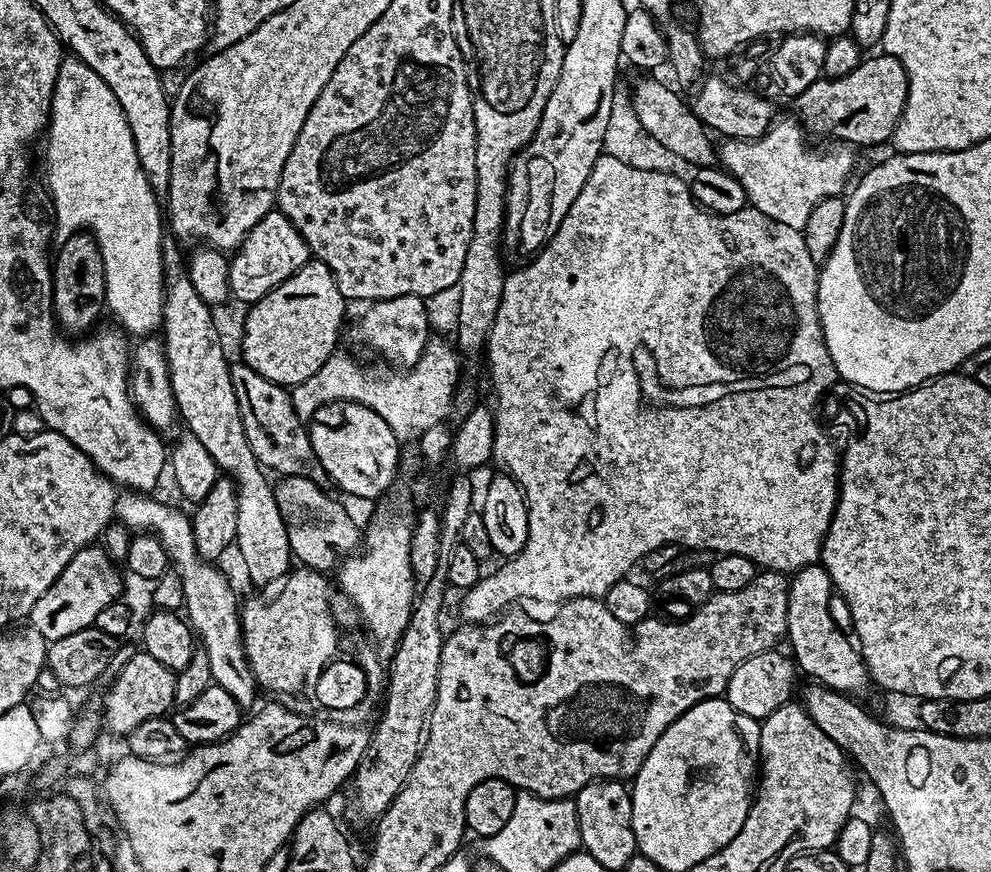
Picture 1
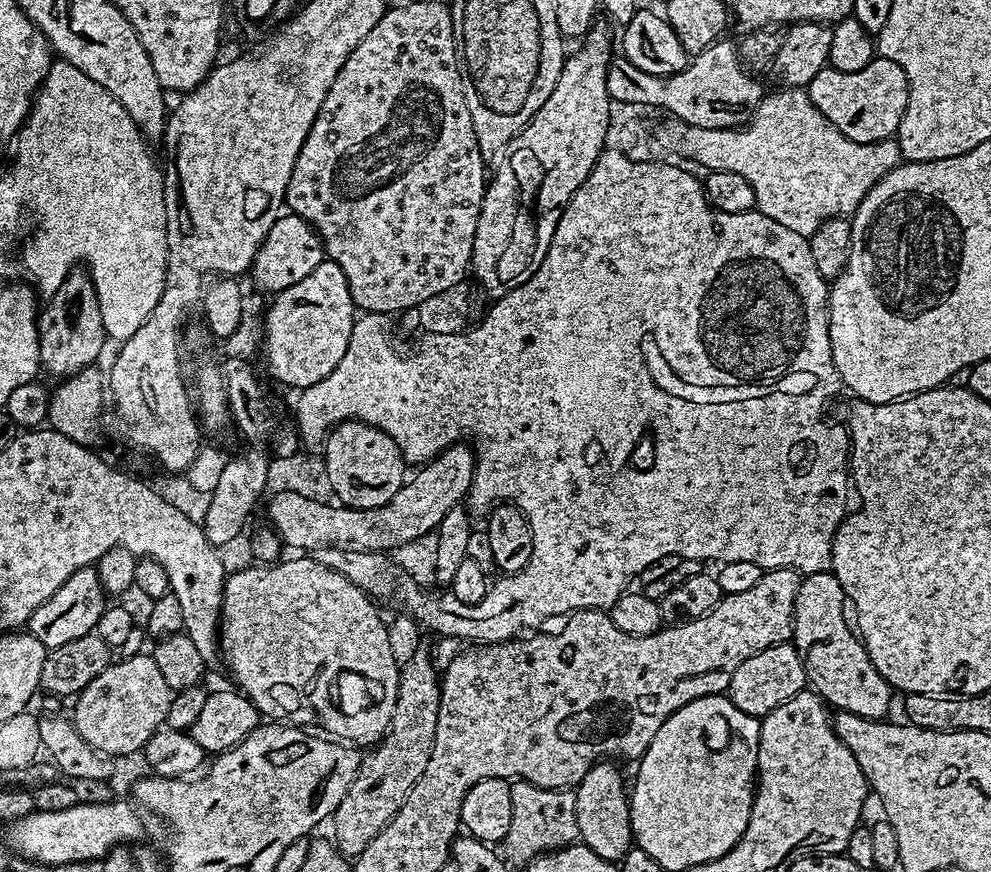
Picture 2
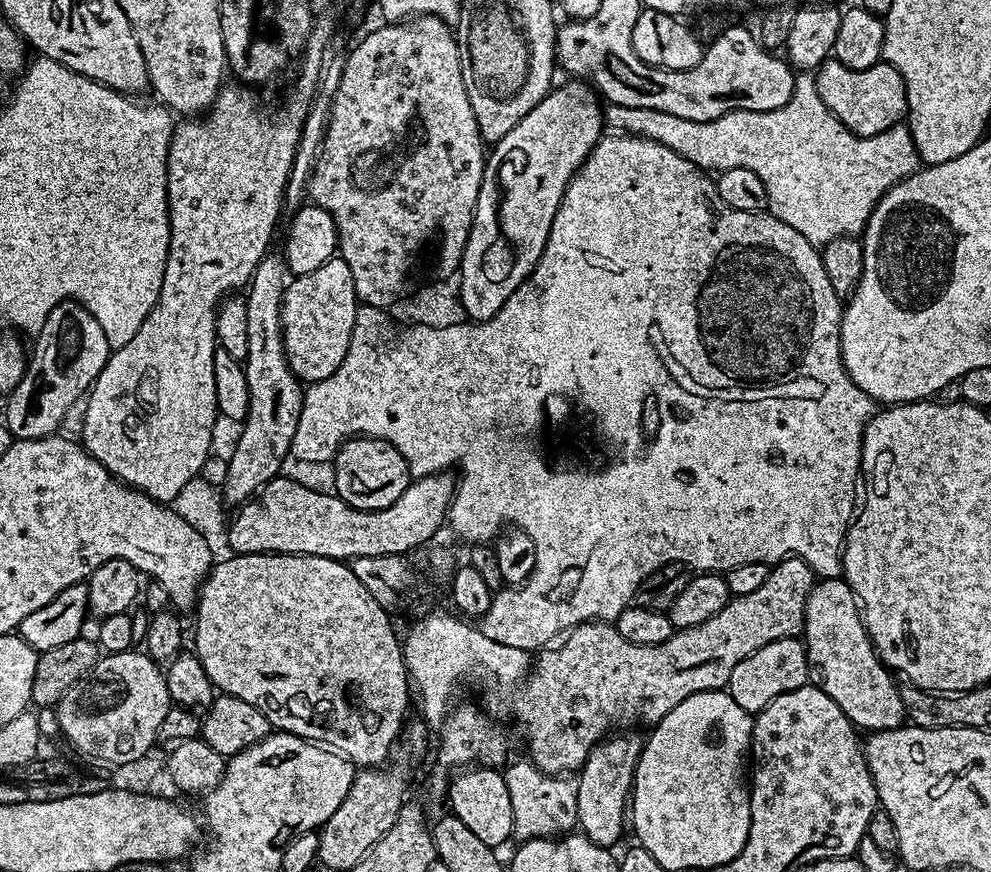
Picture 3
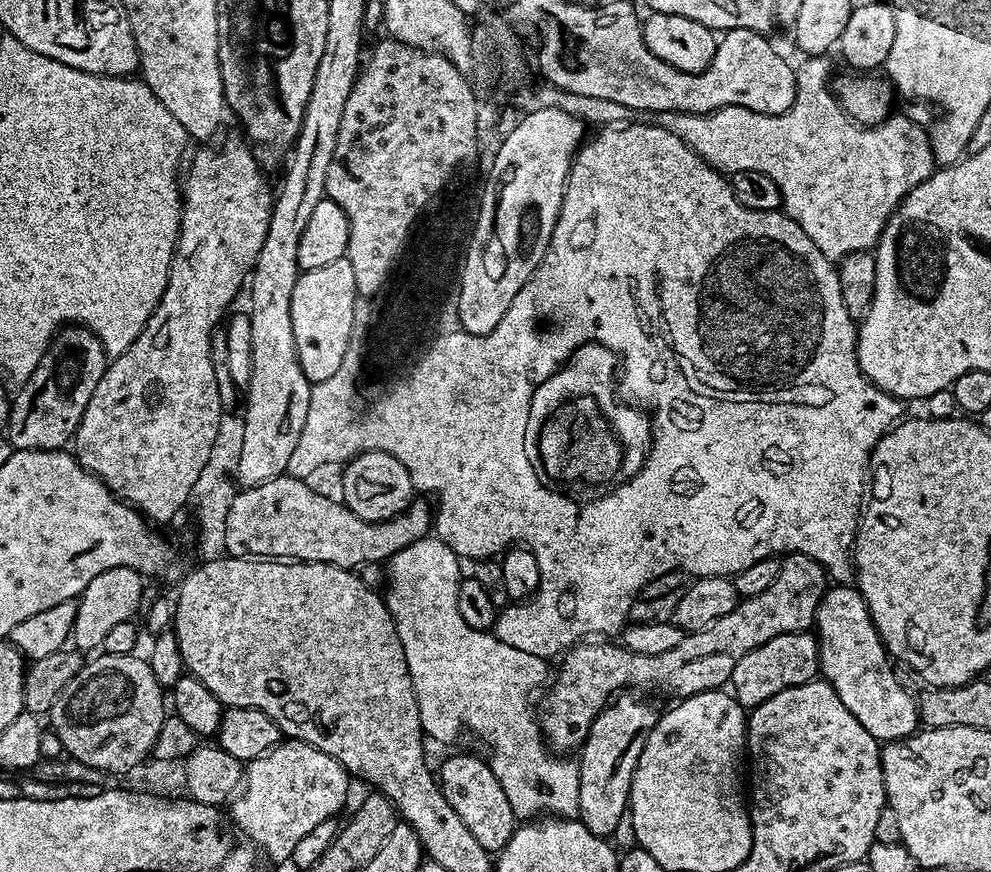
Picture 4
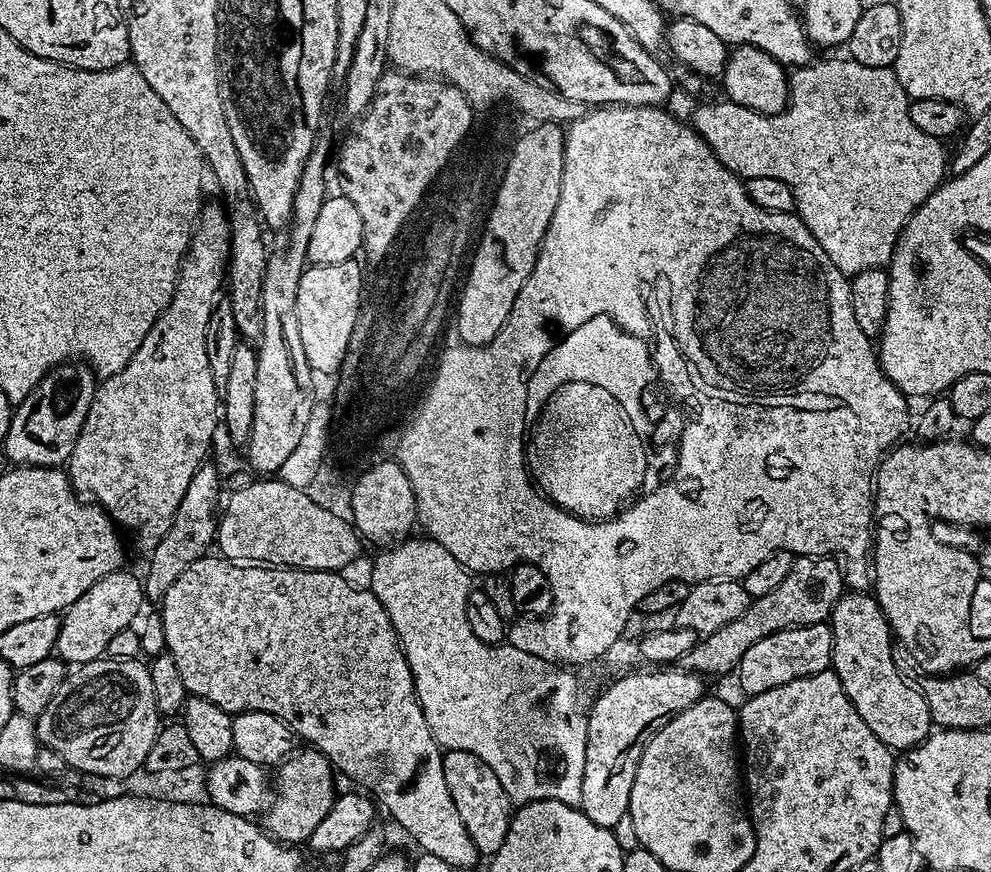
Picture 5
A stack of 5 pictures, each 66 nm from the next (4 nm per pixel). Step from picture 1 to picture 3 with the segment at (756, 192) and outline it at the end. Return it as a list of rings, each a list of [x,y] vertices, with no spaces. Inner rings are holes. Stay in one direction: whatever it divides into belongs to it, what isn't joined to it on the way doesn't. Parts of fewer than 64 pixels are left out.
[[[800,74],[795,77],[792,96],[780,108],[744,112],[733,110],[710,122],[690,122],[690,118],[678,118],[662,110],[650,110],[646,106],[618,106],[605,103],[602,108],[604,123],[620,134],[640,136],[653,140],[686,158],[694,166],[712,174],[721,174],[742,167],[753,171],[765,186],[767,211],[776,219],[794,226],[806,242],[823,246],[840,236],[859,237],[868,225],[876,203],[898,181],[912,176],[922,161],[914,146],[914,138],[907,127],[897,126],[882,134],[856,136],[849,130],[818,96],[815,75]]]

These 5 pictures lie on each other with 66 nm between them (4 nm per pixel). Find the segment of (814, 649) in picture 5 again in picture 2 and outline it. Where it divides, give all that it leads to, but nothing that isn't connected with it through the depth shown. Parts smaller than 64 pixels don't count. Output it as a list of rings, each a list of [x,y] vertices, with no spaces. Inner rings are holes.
[[[789,642],[770,646],[754,654],[754,658],[746,658],[746,662],[742,662],[738,670],[734,670],[734,678],[730,678],[730,686],[726,695],[734,702],[734,706],[738,706],[738,710],[762,718],[770,710],[782,706],[782,702],[794,698],[794,694],[805,691],[807,684],[808,675],[800,652],[795,644]]]

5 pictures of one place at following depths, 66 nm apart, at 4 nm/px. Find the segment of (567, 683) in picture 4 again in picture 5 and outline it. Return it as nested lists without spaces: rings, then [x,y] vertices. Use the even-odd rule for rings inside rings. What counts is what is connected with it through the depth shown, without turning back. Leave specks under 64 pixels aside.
[[[832,554],[796,556],[790,566],[790,572],[780,585],[770,590],[770,594],[755,597],[742,614],[742,618],[734,618],[734,622],[730,622],[722,630],[697,639],[696,645],[683,657],[683,667],[709,677],[716,676],[719,672],[728,672],[731,668],[733,671],[739,665],[742,654],[746,654],[746,650],[750,650],[754,642],[762,642],[762,638],[778,630],[797,628],[802,624],[825,623],[831,617],[838,598],[846,591],[844,572],[839,563],[841,564],[841,561]]]

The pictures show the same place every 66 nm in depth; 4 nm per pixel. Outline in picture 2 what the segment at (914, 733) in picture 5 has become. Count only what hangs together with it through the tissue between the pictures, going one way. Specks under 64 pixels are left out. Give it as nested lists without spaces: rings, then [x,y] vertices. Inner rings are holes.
[[[830,570],[807,573],[798,586],[798,598],[794,598],[791,643],[795,644],[800,652],[808,675],[808,684],[825,705],[842,712],[858,714],[867,720],[883,720],[889,715],[887,712],[892,704],[894,689],[888,685],[886,678],[882,678],[882,674],[878,674],[878,670],[874,670],[874,662],[870,662],[863,640],[854,631],[849,617],[848,620],[844,617],[844,608],[846,609],[846,597],[835,574]]]

